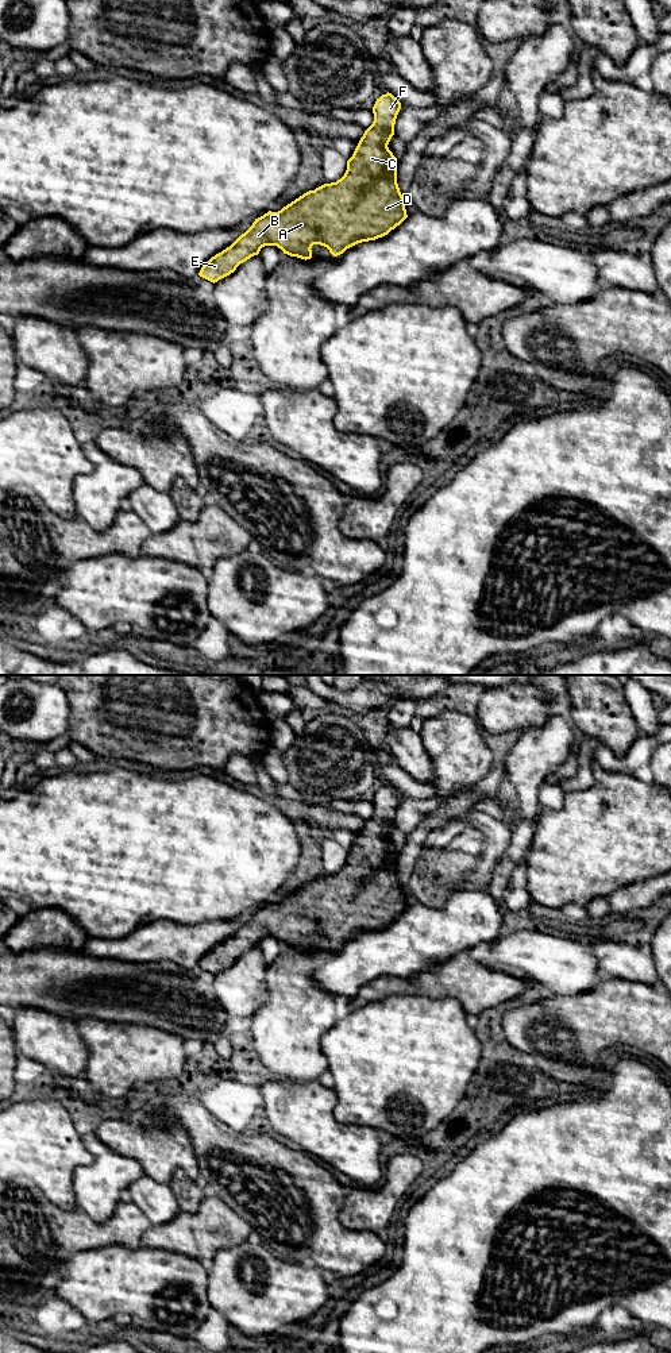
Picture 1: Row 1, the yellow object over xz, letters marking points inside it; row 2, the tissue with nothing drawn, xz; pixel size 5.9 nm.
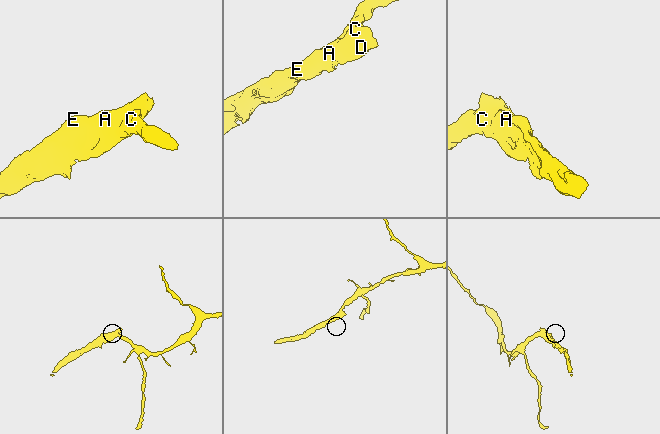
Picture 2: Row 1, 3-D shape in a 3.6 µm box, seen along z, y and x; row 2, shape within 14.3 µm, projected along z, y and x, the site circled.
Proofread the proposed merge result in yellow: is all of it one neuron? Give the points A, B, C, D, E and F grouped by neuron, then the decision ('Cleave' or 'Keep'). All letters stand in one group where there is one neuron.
Groups: A B C D E F. Keep

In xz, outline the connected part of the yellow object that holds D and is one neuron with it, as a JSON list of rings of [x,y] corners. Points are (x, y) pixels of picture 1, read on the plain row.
[[[389,783],[377,790],[373,798],[374,813],[347,852],[347,861],[340,871],[304,884],[278,903],[269,902],[255,910],[230,938],[212,948],[198,967],[215,975],[258,947],[265,937],[277,937],[284,945],[306,952],[312,949],[312,937],[320,936],[338,948],[347,940],[382,929],[400,917],[408,906],[397,875],[397,849],[387,839],[400,801],[401,794]]]

